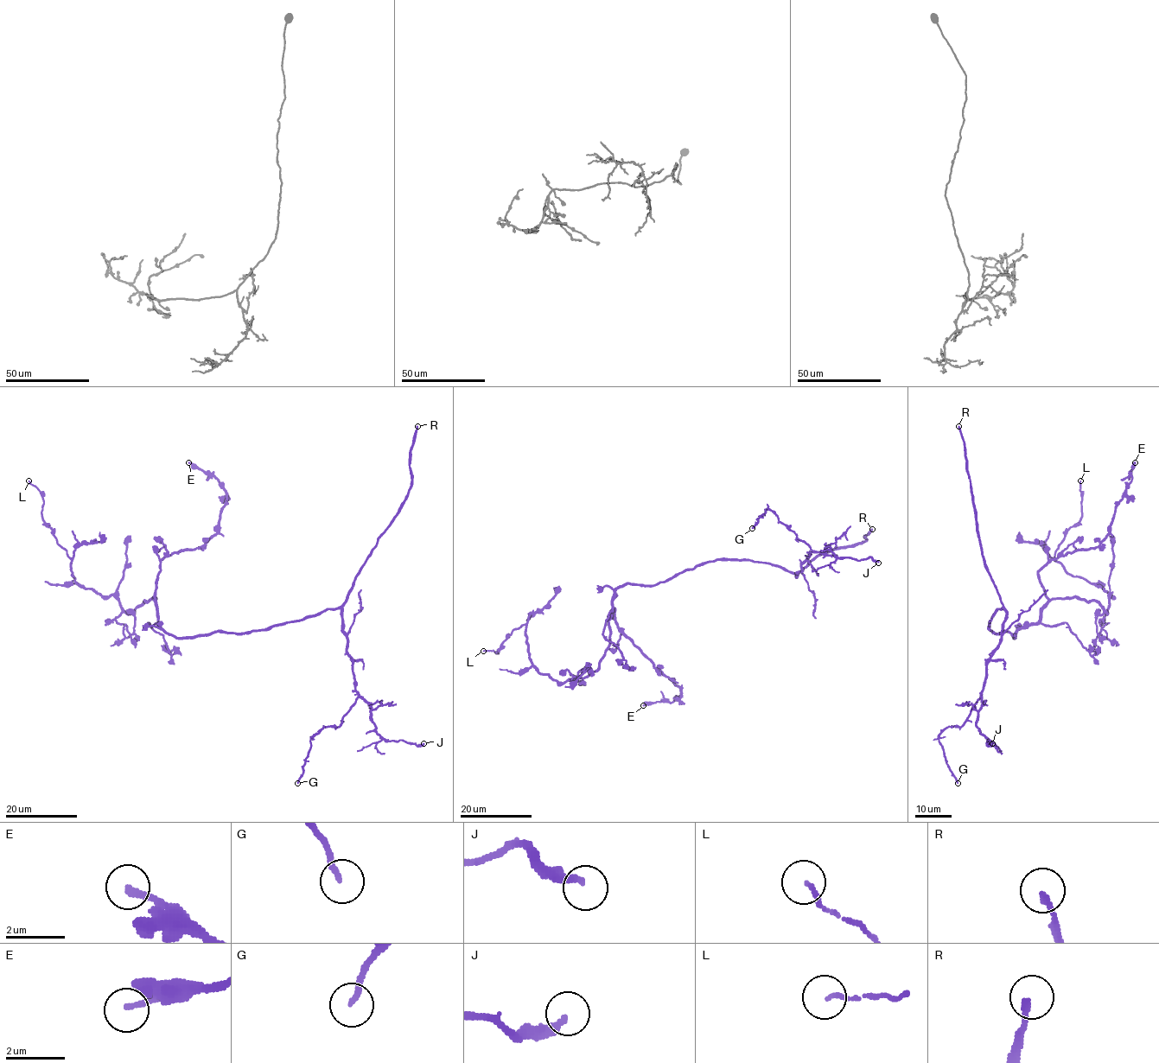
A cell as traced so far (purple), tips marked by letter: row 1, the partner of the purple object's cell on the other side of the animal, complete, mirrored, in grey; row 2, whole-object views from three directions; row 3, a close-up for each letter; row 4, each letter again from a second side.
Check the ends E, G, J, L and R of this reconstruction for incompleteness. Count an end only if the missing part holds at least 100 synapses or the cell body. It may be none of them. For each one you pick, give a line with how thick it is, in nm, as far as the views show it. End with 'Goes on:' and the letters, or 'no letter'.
R: calibre 190 nm
Goes on: R

